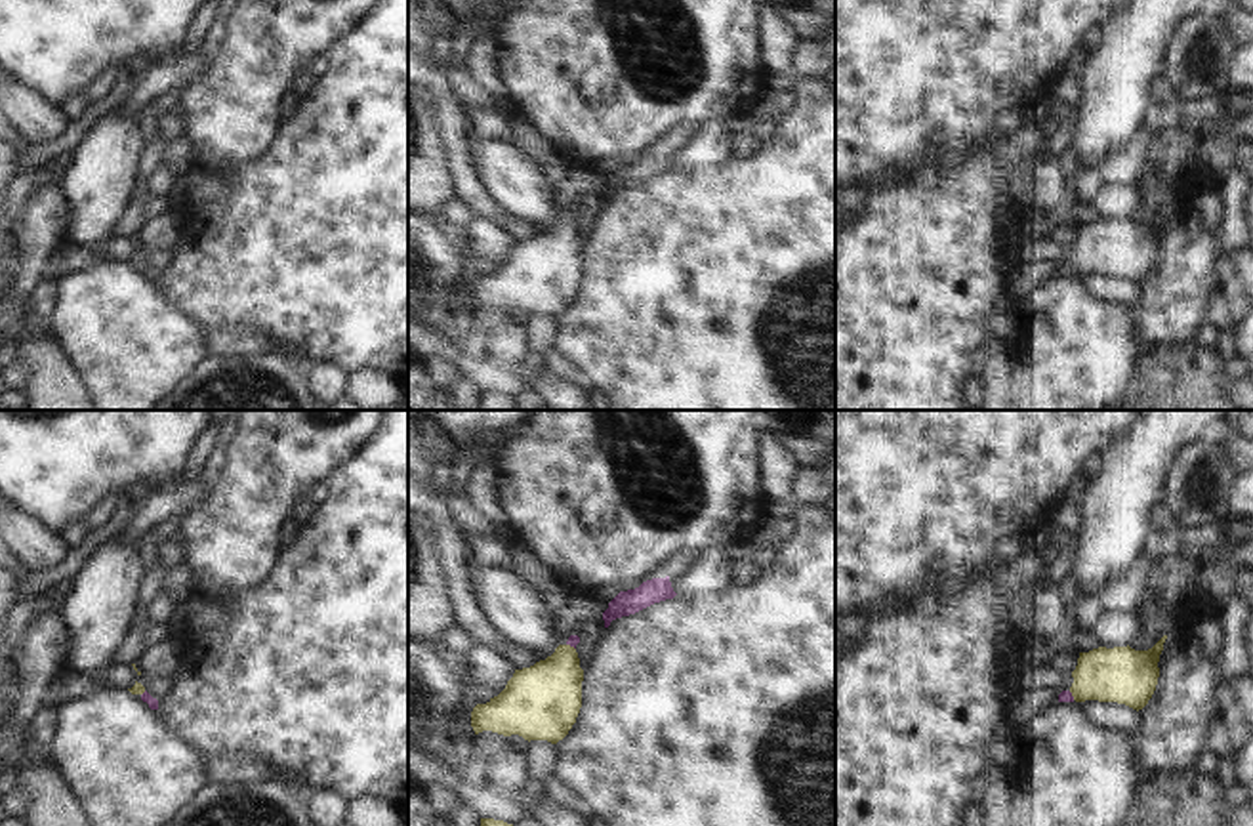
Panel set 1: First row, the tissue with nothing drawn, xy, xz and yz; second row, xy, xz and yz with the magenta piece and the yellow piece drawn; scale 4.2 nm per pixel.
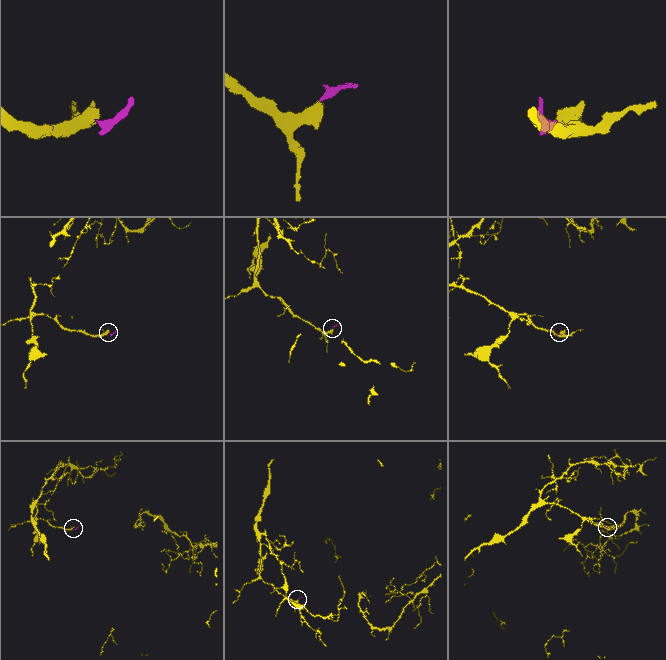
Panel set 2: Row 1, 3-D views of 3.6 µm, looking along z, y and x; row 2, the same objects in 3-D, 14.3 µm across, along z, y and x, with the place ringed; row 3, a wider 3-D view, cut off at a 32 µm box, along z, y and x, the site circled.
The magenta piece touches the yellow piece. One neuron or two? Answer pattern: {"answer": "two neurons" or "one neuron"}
{"answer": "one neuron"}

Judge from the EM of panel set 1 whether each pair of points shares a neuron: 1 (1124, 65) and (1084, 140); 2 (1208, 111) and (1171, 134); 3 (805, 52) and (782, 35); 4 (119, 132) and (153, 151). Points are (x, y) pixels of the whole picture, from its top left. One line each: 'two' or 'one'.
1: one
2: one
3: two
4: two

